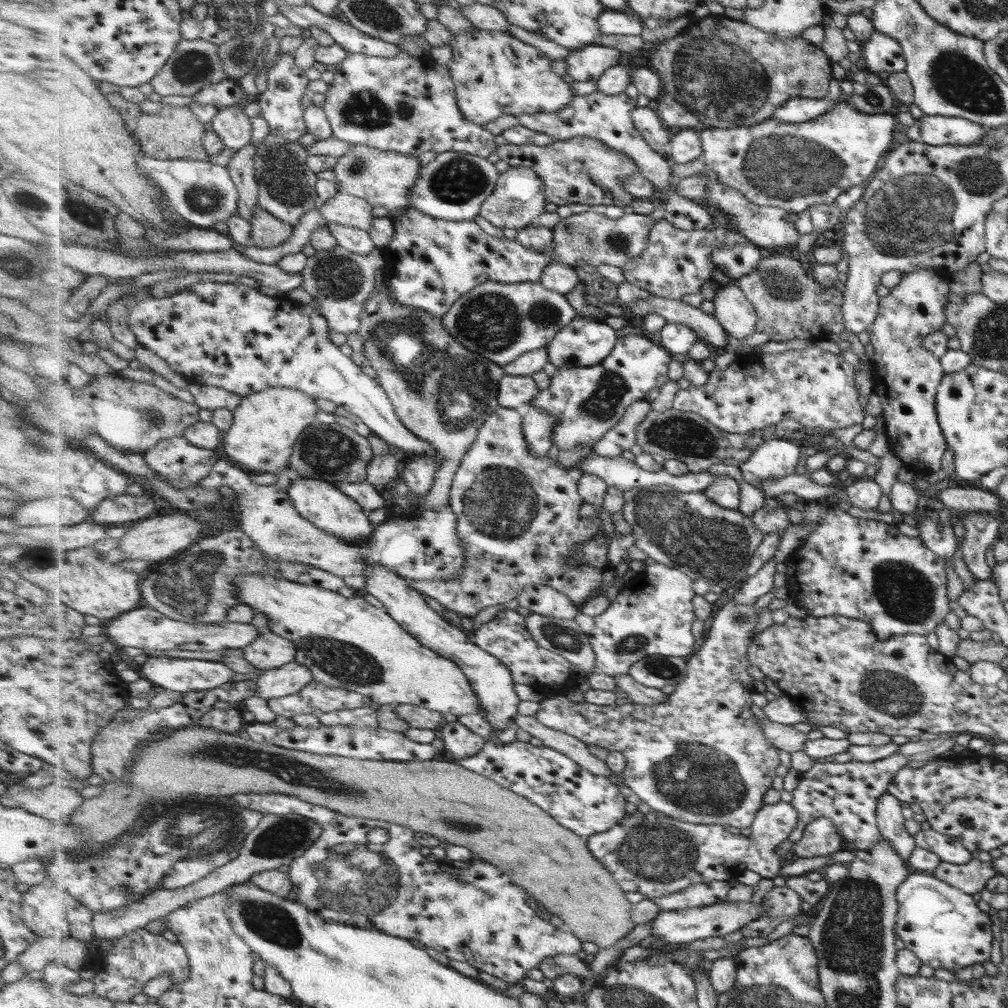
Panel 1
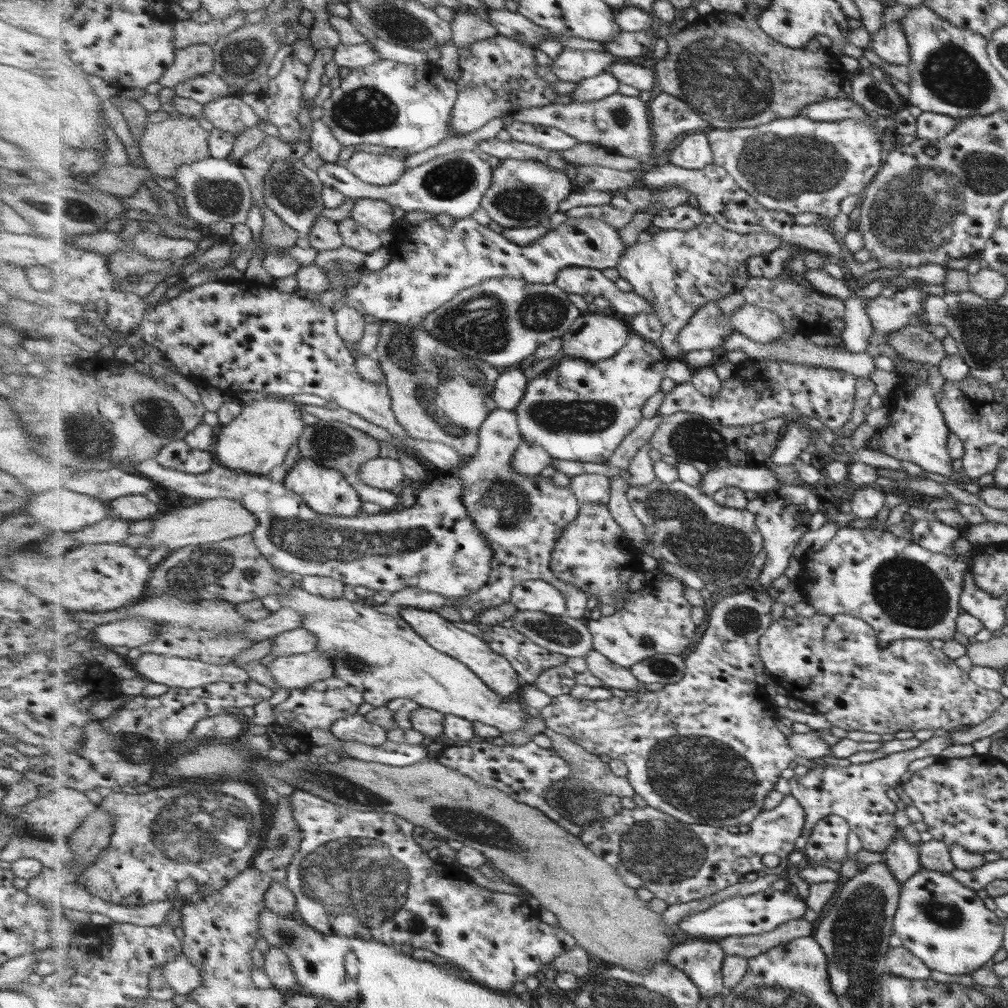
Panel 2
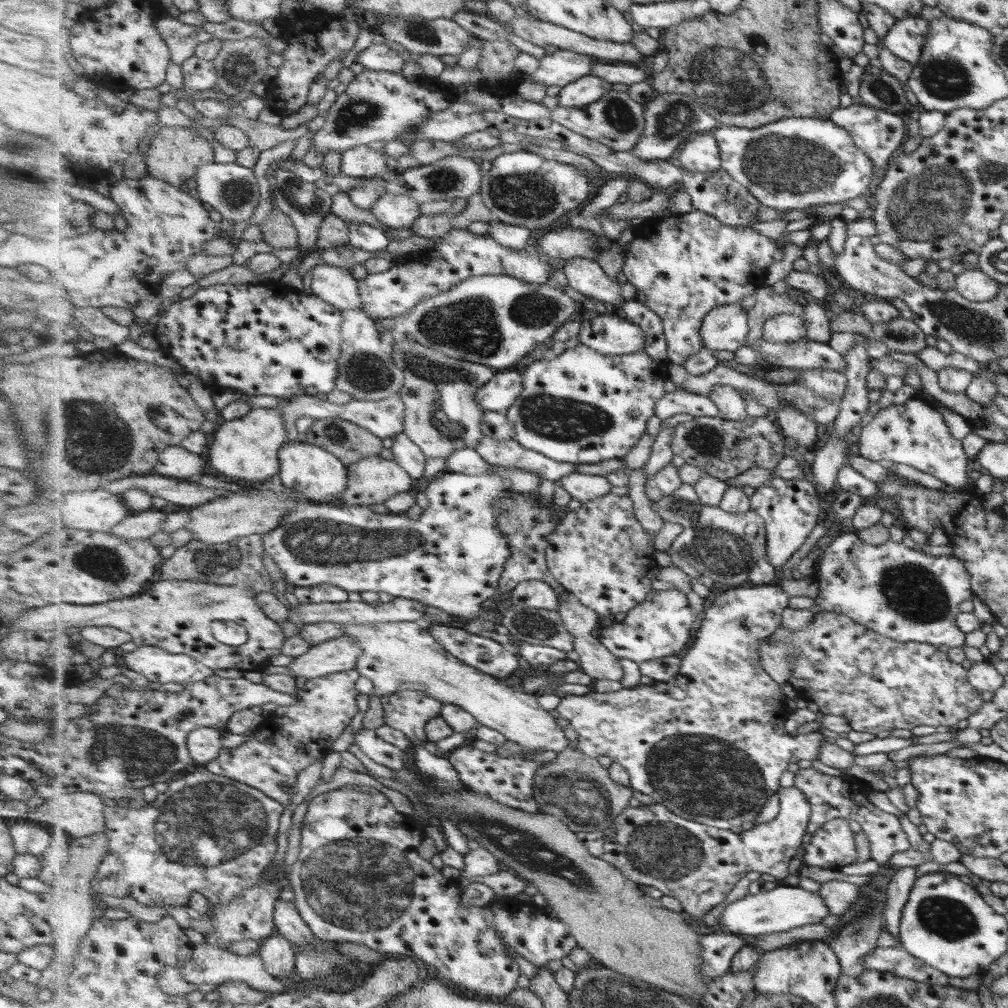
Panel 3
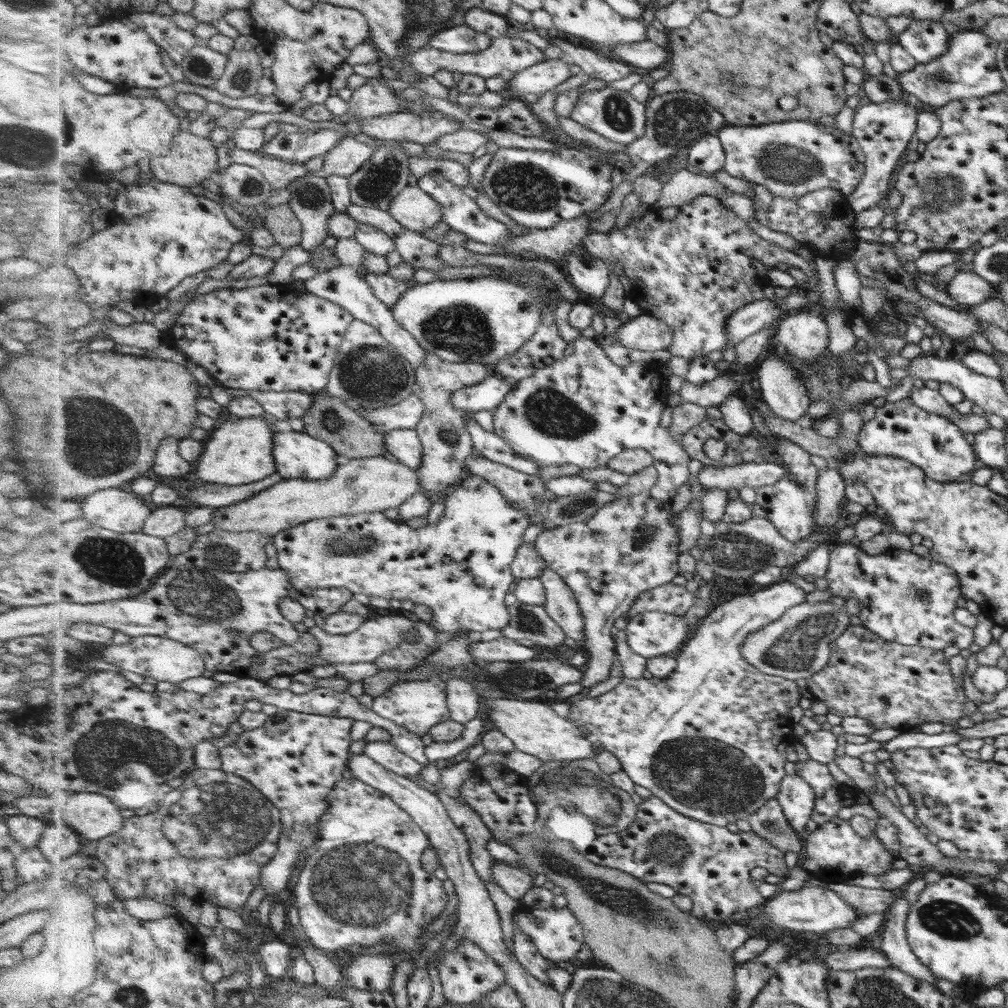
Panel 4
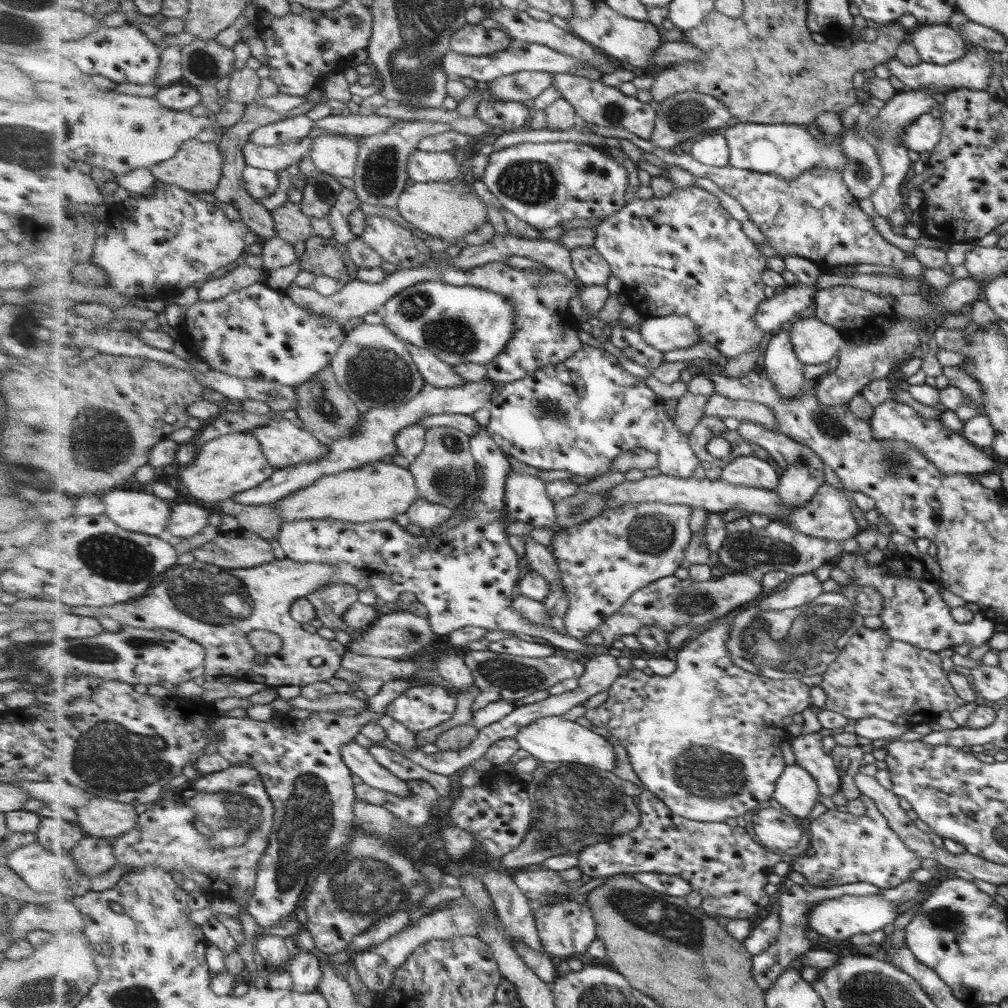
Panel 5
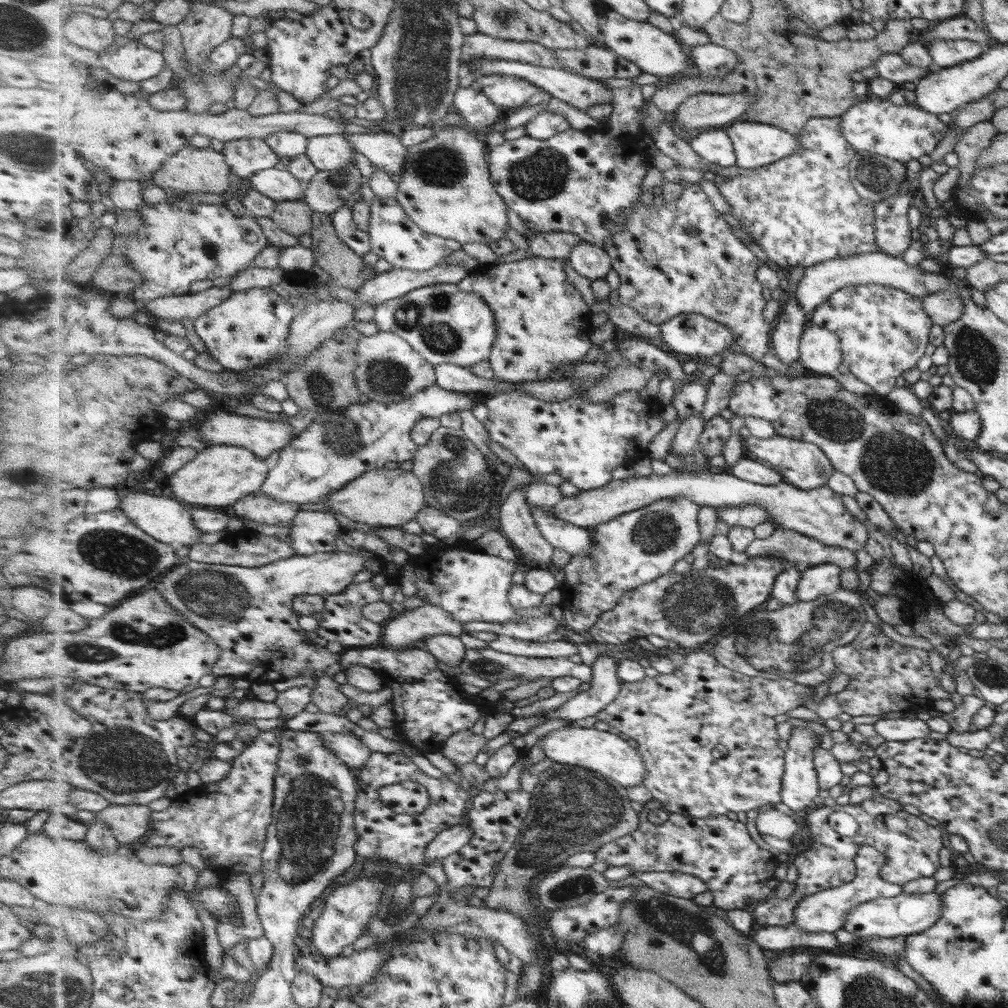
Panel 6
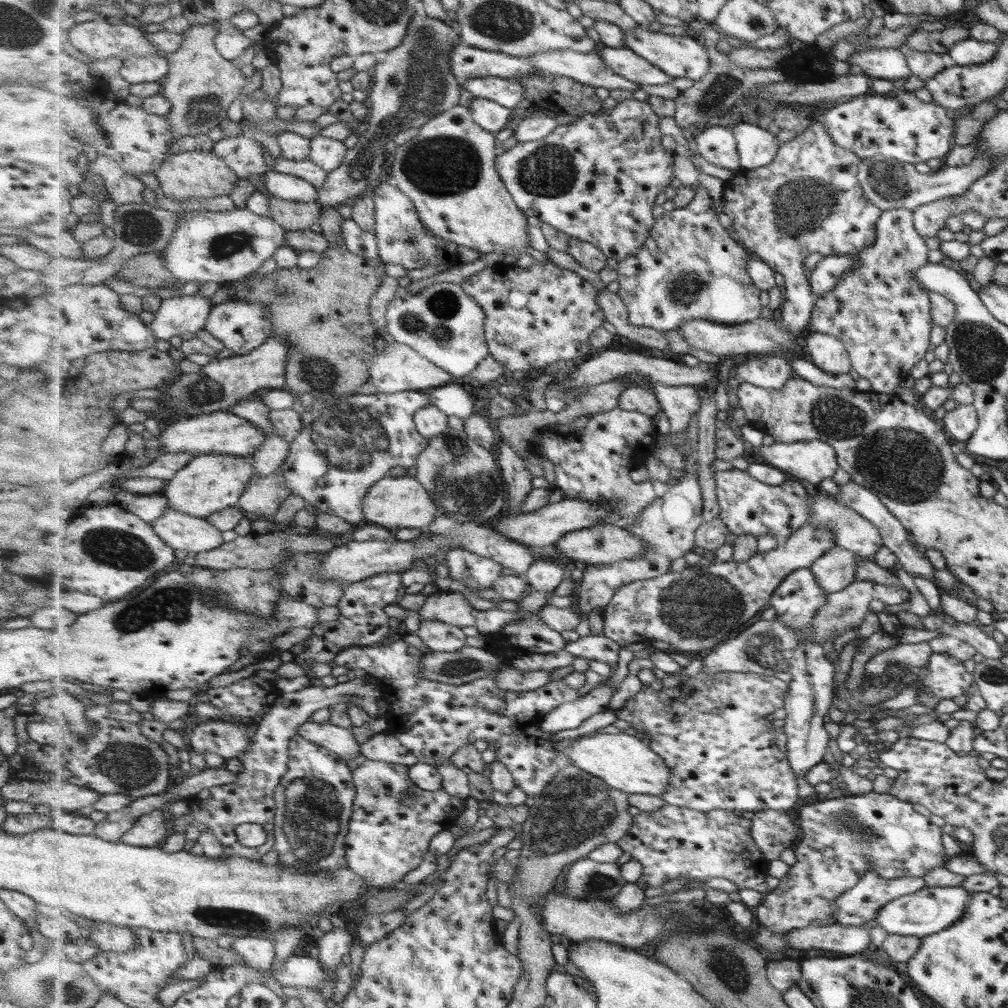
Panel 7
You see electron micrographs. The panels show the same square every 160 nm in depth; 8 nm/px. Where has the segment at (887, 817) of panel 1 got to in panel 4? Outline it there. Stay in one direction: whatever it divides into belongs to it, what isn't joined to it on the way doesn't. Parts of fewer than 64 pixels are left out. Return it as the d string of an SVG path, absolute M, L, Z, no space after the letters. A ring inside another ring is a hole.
M903 896L893 900L893 903L884 912L881 943L878 951L883 953L887 963L892 968L899 969L909 976L922 980L927 984L934 984L934 976L915 958L909 950L907 933L904 931L904 922L907 919L909 904Z

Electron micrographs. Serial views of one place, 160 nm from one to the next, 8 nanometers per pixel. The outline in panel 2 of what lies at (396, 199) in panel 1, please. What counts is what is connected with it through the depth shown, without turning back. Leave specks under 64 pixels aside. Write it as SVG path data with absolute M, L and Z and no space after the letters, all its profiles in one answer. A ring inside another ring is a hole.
M355 150L344 165L361 180L374 185L388 185L407 170L404 158L399 160L392 156L373 154Z

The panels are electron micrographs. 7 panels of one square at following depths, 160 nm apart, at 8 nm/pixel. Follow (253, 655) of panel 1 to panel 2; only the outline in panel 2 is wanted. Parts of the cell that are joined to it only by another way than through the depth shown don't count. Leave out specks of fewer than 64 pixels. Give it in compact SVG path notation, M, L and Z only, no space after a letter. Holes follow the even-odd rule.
M296 628L282 632L273 638L271 654L277 657L305 654L318 648L319 639L306 628Z

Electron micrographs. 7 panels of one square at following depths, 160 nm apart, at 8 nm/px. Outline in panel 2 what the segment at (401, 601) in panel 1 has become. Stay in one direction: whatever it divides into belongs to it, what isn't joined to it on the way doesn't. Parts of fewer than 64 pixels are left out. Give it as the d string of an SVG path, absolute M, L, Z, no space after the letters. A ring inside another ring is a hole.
M402 608L401 617L403 617L433 648L456 657L457 660L463 661L473 672L476 672L489 686L503 698L518 697L521 690L520 676L516 668L501 653L498 653L483 637L471 634L457 628L453 621L447 620L435 610L419 610L418 608Z

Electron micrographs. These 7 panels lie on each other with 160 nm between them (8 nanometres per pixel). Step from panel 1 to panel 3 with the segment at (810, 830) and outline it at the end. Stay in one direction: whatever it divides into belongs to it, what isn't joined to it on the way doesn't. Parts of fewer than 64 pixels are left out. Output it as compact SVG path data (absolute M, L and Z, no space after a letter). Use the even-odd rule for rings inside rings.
M835 818L825 823L824 826L812 834L810 843L804 846L801 865L840 869L845 864L856 862L857 855L855 841L853 840L852 832L847 825L846 819Z

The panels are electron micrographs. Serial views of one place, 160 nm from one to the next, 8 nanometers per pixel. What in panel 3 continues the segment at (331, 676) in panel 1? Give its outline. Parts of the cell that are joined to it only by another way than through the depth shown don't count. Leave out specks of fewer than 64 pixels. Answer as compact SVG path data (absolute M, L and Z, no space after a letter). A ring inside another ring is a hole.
M401 621L401 622L377 622L373 624L351 624L344 625L344 635L349 635L354 638L354 642L357 641L361 648L362 655L358 660L355 670L357 670L358 676L364 676L369 678L372 681L374 686L373 694L375 696L383 697L389 696L389 694L395 694L395 692L401 692L401 690L417 690L417 692L425 692L429 696L433 696L437 700L440 700L443 704L456 704L461 708L464 708L467 712L470 712L481 725L489 725L491 728L502 732L509 741L514 741L517 745L520 745L522 749L528 751L541 751L541 750L553 750L561 754L573 746L573 742L569 740L568 733L566 732L563 724L557 721L556 718L553 718L549 714L547 709L544 709L540 706L538 701L537 694L531 695L525 692L519 692L519 690L514 690L511 686L507 687L507 684L499 682L497 677L491 676L489 673L481 672L481 669L475 668L473 665L467 664L464 660L461 660L459 657L453 656L453 653L450 653L433 635L429 628L423 628L419 626L417 622L411 621Z

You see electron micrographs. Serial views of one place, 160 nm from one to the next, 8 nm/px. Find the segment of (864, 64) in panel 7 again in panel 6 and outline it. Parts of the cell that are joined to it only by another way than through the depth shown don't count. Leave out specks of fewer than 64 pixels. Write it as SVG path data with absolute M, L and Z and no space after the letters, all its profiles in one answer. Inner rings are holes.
M897 53L881 55L872 66L877 71L877 77L900 85L905 82L916 83L917 80L929 74L929 68L919 69L910 66Z

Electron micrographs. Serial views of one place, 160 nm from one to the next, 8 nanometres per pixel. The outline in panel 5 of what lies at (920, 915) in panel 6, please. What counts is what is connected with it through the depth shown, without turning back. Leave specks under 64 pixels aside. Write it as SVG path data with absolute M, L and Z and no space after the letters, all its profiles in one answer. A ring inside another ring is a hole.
M852 893L835 899L827 899L815 905L809 913L809 928L821 936L833 940L844 941L855 934L869 934L882 930L887 924L892 924L898 916L896 904L883 900L881 896L854 896Z

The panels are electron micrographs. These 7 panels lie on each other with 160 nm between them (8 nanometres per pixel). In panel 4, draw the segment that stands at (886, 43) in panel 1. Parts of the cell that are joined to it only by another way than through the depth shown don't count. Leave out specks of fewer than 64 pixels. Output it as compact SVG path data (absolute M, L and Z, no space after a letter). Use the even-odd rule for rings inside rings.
M913 20L897 34L897 44L913 57L915 63L927 63L948 47L948 31L939 21Z

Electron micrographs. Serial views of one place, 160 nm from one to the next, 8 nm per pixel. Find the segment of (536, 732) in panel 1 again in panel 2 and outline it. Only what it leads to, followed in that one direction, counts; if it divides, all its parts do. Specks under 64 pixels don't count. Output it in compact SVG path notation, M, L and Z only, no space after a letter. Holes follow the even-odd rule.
M549 728L543 733L551 740L553 749L572 766L571 784L577 786L577 790L605 792L621 798L635 796L636 790L628 777L623 778L613 774L609 764L599 760L599 755L589 752L572 738Z

